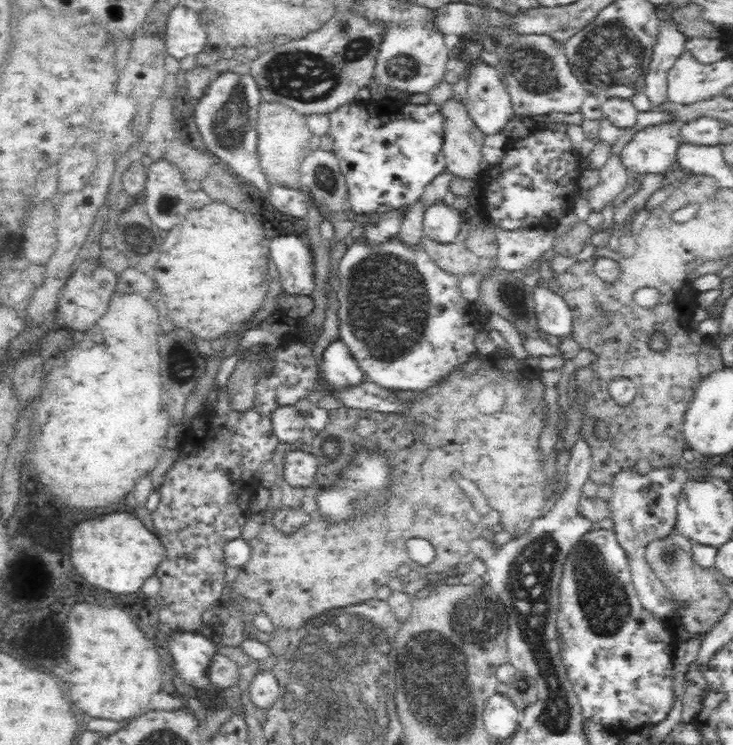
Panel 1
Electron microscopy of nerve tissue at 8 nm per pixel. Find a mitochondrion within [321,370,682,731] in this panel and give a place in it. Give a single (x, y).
(607, 607)

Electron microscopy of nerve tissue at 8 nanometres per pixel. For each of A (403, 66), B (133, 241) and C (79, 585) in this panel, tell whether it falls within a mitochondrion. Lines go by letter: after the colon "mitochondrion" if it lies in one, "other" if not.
A: mitochondrion
B: mitochondrion
C: other

